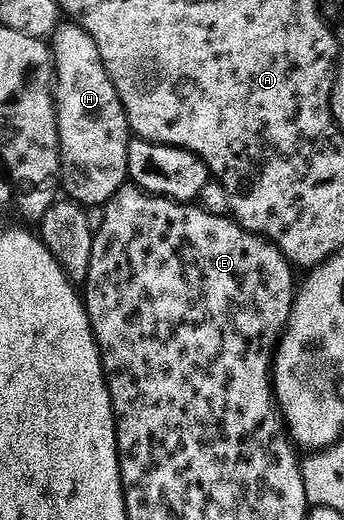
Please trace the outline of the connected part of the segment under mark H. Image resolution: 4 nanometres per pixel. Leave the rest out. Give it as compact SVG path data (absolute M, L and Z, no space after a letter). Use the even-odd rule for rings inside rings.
M67 22L54 33L54 99L55 109L58 112L59 148L62 152L61 181L68 197L76 204L86 206L95 200L100 206L106 206L117 194L117 190L128 183L129 177L123 172L123 152L129 154L129 146L133 139L131 128L123 128L124 116L119 116L119 108L123 104L115 104L118 96L105 66L101 62L101 54L97 50L97 42L89 38L86 28L80 28L78 23ZM87 136L95 136L95 144L87 144ZM103 168L111 168L115 176L107 176Z

